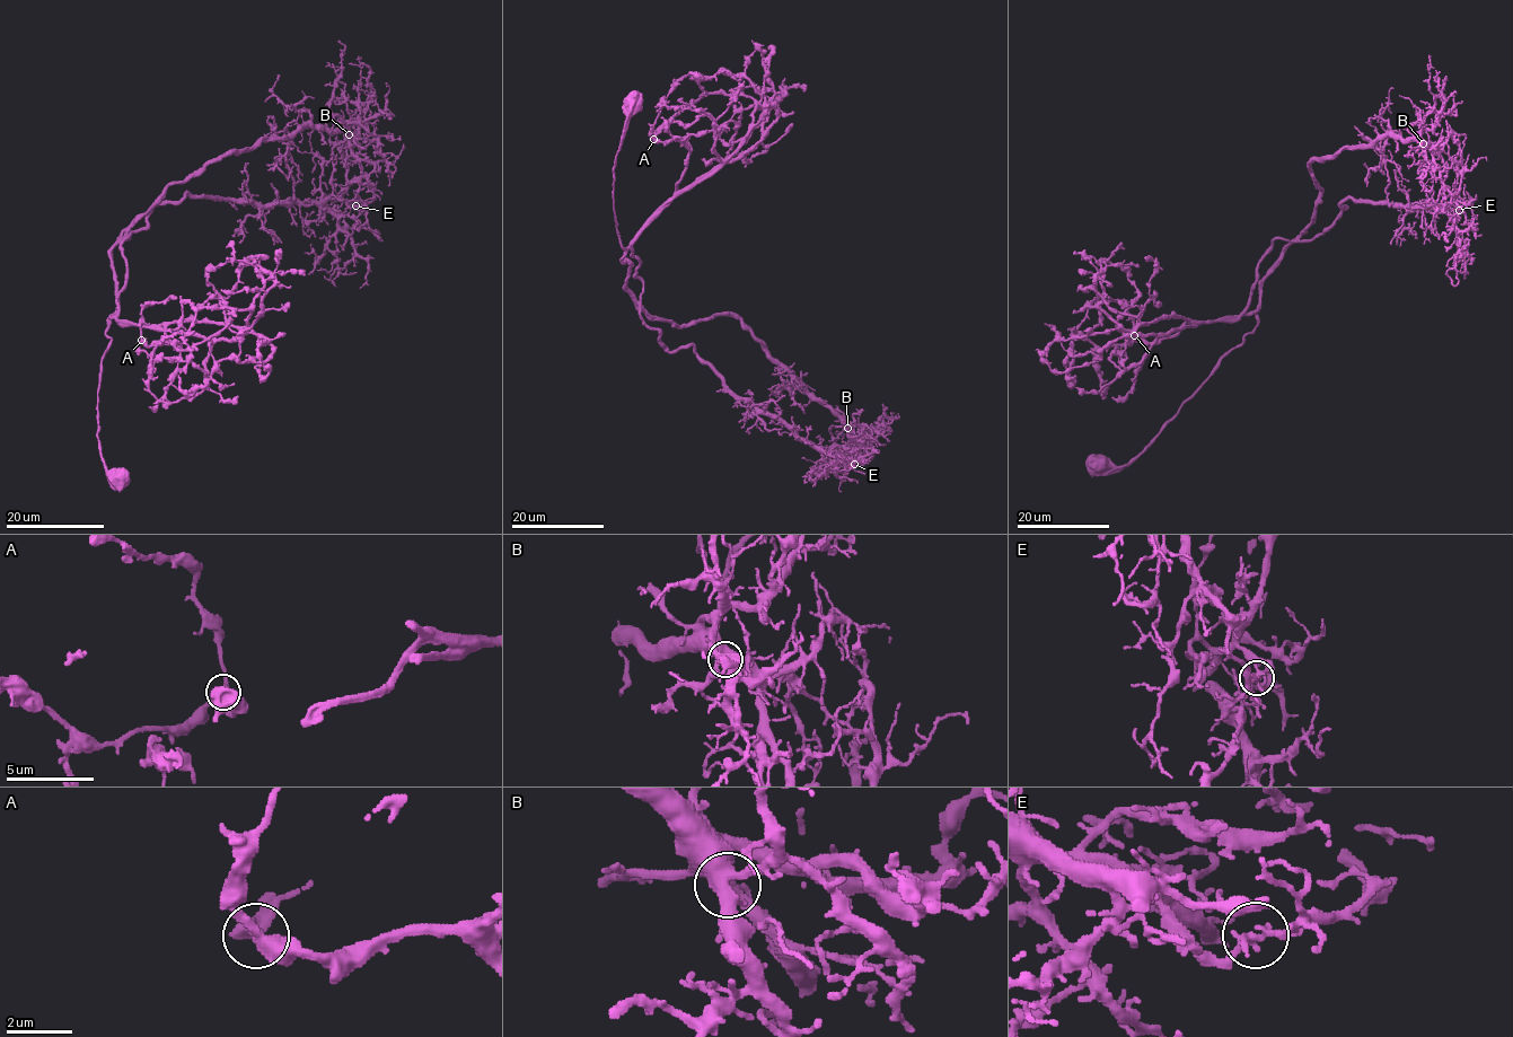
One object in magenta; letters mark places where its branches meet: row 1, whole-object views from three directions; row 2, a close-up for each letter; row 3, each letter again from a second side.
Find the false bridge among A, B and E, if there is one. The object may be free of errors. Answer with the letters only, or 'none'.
E

